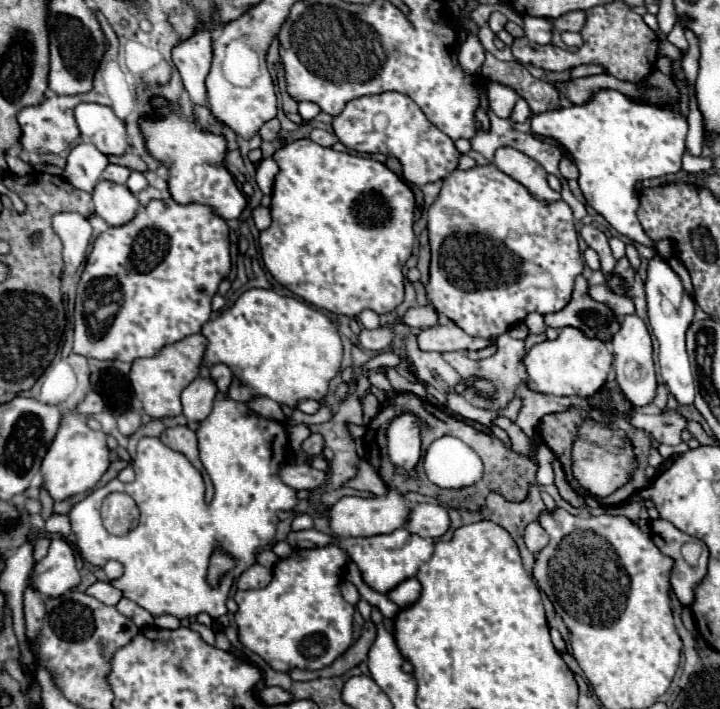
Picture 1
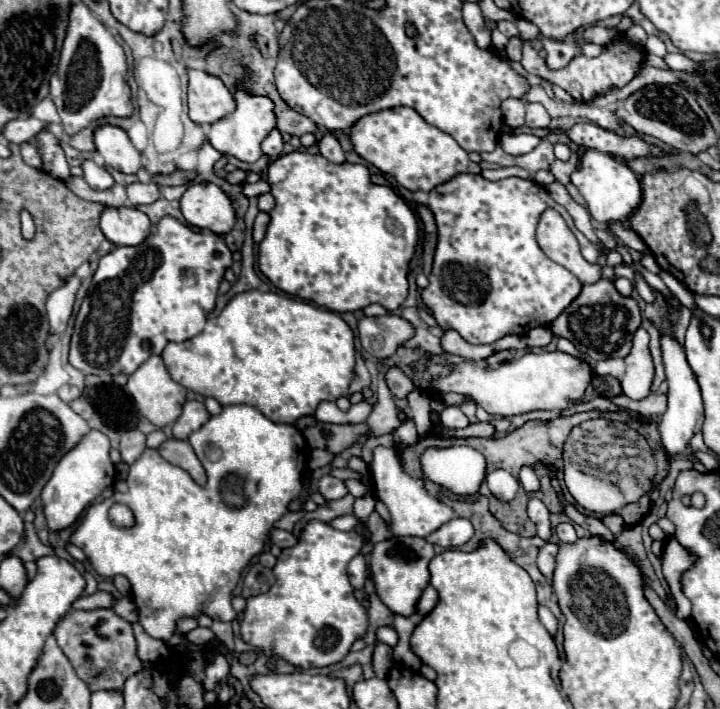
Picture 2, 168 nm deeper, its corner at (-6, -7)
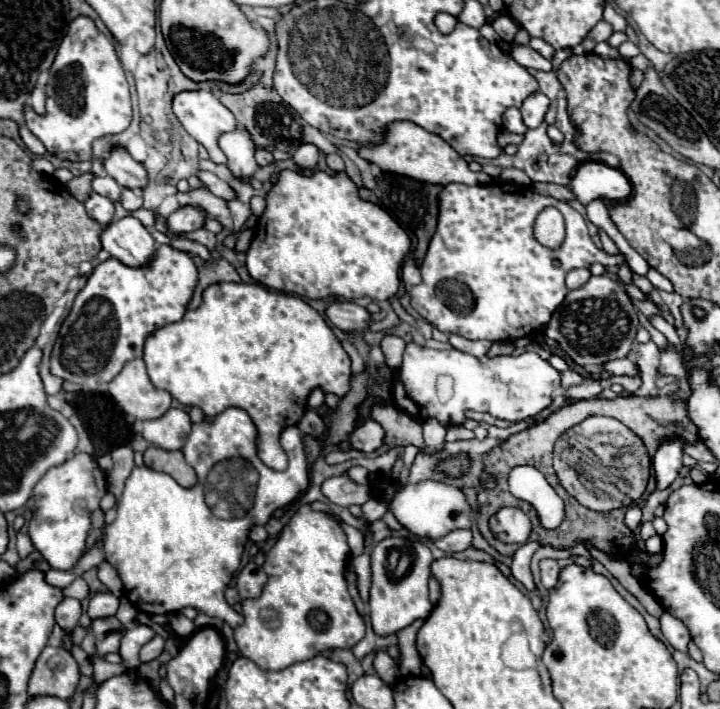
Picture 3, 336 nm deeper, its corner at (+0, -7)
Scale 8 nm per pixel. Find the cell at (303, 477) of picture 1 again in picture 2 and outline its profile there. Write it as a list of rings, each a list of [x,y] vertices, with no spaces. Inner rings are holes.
[[[332,475],[320,477],[320,481],[318,481],[318,491],[320,491],[320,495],[322,495],[326,501],[330,501],[330,499],[340,499],[340,497],[344,497],[344,495],[348,493],[344,481],[340,481],[340,479],[332,477]]]

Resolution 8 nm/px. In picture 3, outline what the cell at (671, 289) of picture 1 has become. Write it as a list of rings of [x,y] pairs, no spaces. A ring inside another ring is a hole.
[[[670,437],[656,451],[652,459],[652,467],[656,473],[656,489],[670,487],[678,477],[682,469],[682,447],[684,447],[684,441]]]

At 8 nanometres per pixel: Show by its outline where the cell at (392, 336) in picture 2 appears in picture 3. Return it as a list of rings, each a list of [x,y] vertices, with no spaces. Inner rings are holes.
[[[332,301],[326,307],[326,319],[342,331],[362,331],[368,325],[370,313],[348,301]]]

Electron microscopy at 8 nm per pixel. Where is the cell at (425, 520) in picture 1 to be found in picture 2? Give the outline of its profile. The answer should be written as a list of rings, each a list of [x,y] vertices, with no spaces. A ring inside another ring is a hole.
[[[454,517],[454,519],[450,519],[448,523],[444,523],[440,529],[432,531],[432,533],[426,537],[426,541],[432,543],[432,545],[440,545],[440,547],[452,549],[452,547],[464,545],[472,535],[474,535],[472,523],[470,523],[468,519]]]

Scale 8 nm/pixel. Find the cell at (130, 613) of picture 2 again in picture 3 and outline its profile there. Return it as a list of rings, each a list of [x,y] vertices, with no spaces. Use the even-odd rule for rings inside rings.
[[[110,591],[106,593],[96,593],[92,595],[90,603],[88,603],[88,615],[90,619],[100,619],[100,617],[112,617],[118,611],[118,597]]]

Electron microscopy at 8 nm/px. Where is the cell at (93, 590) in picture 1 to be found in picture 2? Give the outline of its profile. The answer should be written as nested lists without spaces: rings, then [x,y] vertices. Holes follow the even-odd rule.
[[[96,591],[90,597],[80,597],[72,603],[74,609],[98,609],[98,607],[112,607],[112,603],[116,603],[116,597],[112,593],[106,591]]]

